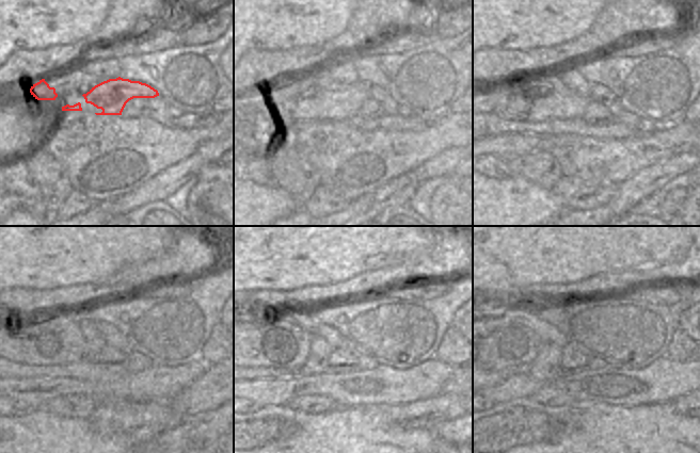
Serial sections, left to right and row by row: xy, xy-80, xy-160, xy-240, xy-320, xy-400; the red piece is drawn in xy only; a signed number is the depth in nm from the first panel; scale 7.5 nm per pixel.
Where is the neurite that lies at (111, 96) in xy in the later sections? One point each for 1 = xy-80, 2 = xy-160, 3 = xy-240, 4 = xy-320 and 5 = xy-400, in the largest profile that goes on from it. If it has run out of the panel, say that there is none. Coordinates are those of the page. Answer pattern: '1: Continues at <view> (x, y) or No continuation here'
1: Continues at xy-80 (327, 100)
2: Continues at xy-160 (544, 97)
3: Continues at xy-240 (54, 340)
4: Continues at xy-320 (276, 343)
5: Continues at xy-400 (513, 349)

